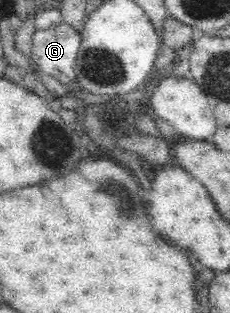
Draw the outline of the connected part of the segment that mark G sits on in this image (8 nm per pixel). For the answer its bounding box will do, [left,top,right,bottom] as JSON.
[31,22,80,84]

